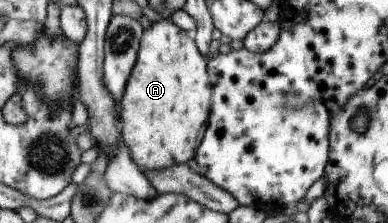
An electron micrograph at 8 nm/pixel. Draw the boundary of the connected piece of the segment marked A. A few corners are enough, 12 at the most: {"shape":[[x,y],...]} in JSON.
{"shape":[[142,31],[117,106],[141,172],[195,156],[210,82],[192,33]]}

